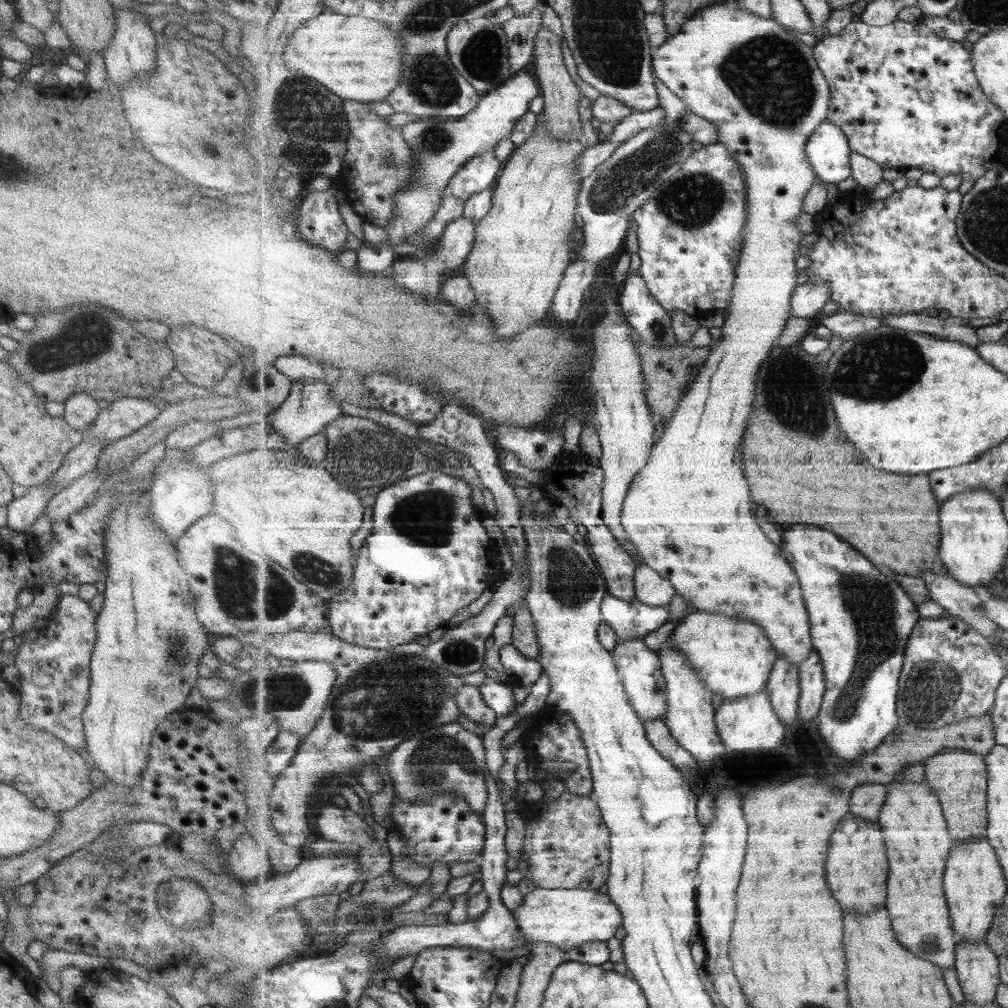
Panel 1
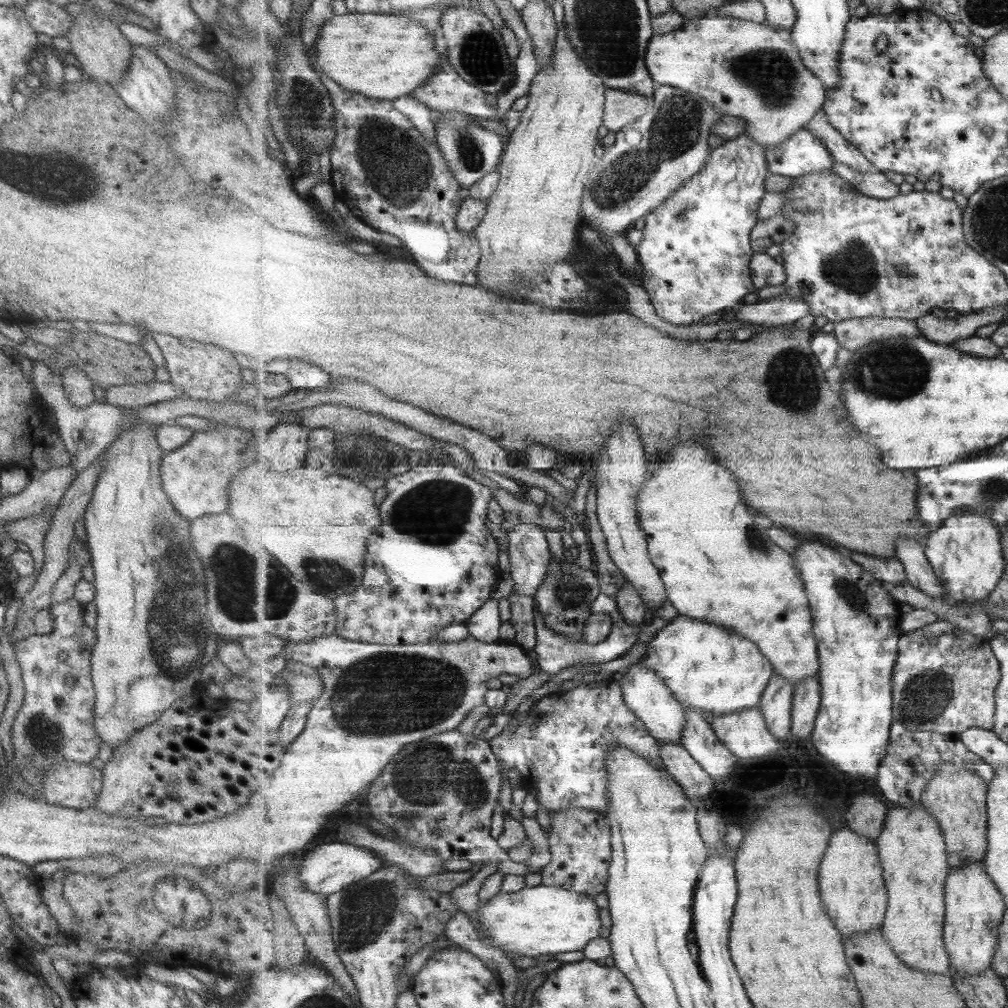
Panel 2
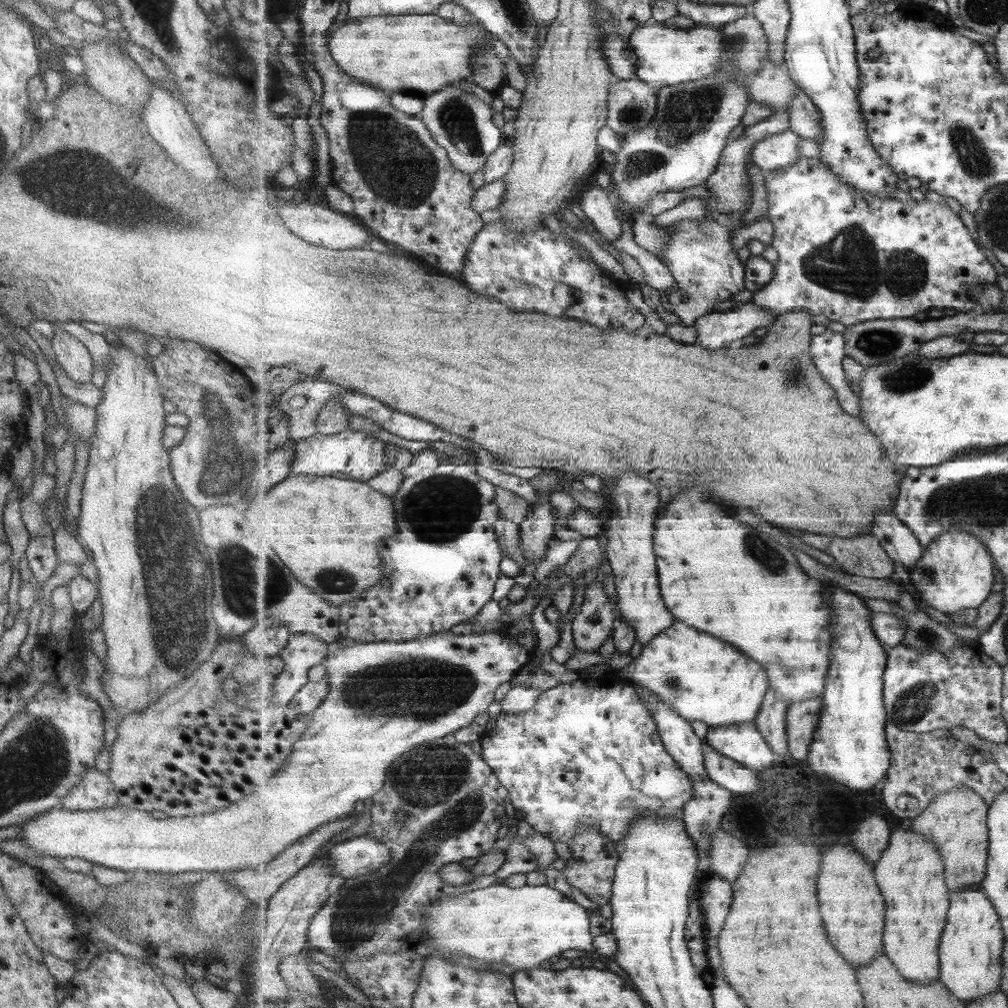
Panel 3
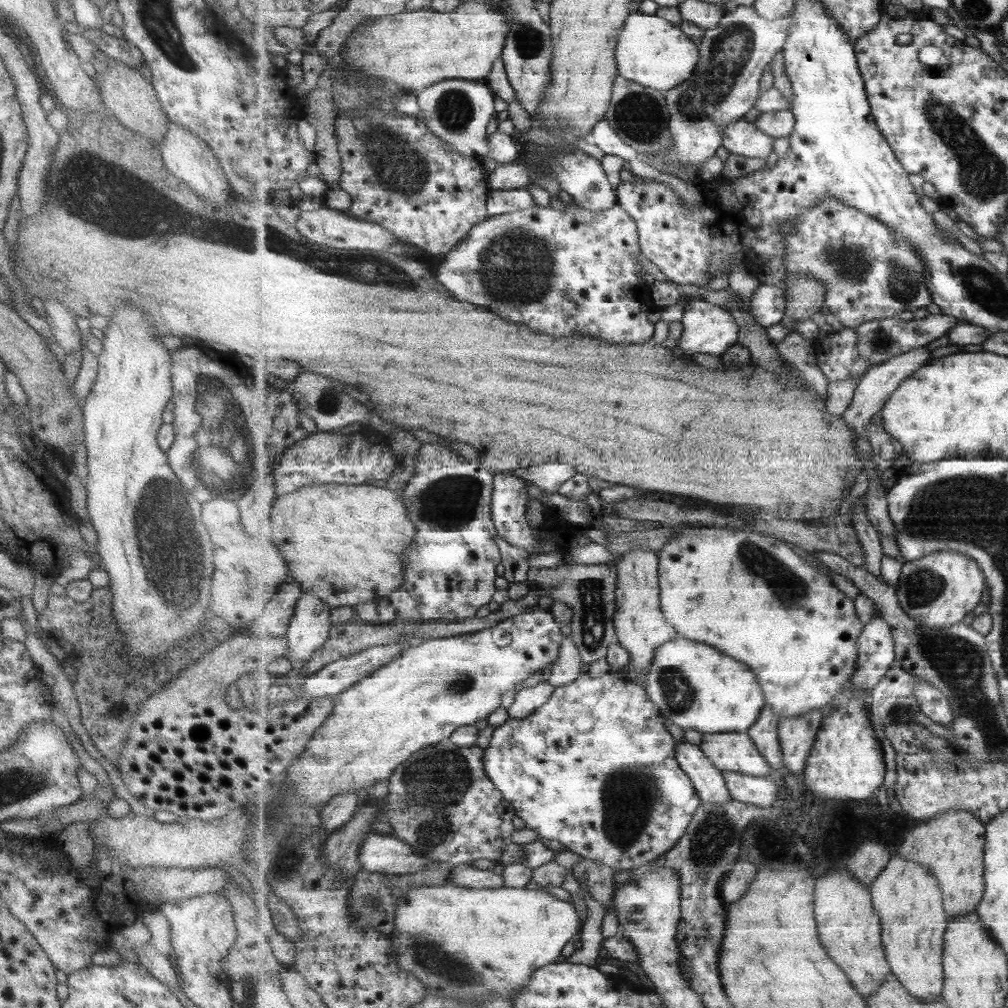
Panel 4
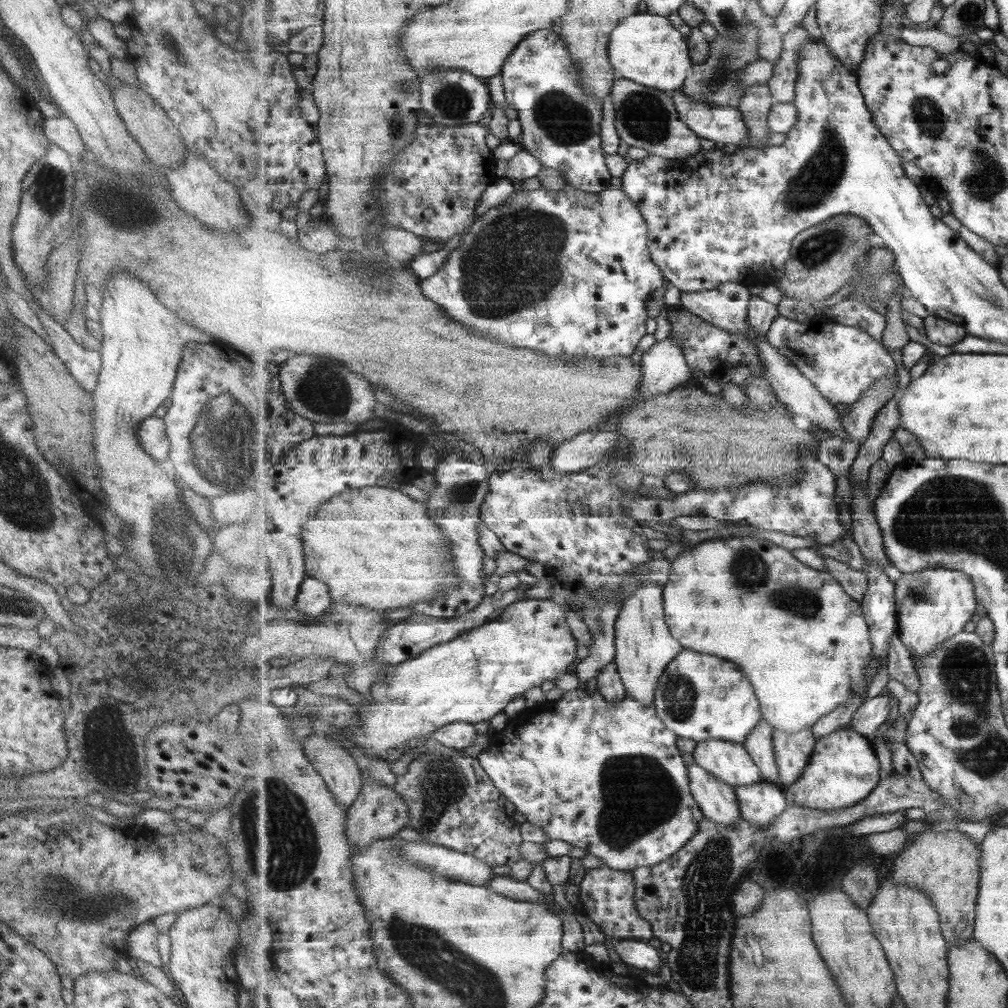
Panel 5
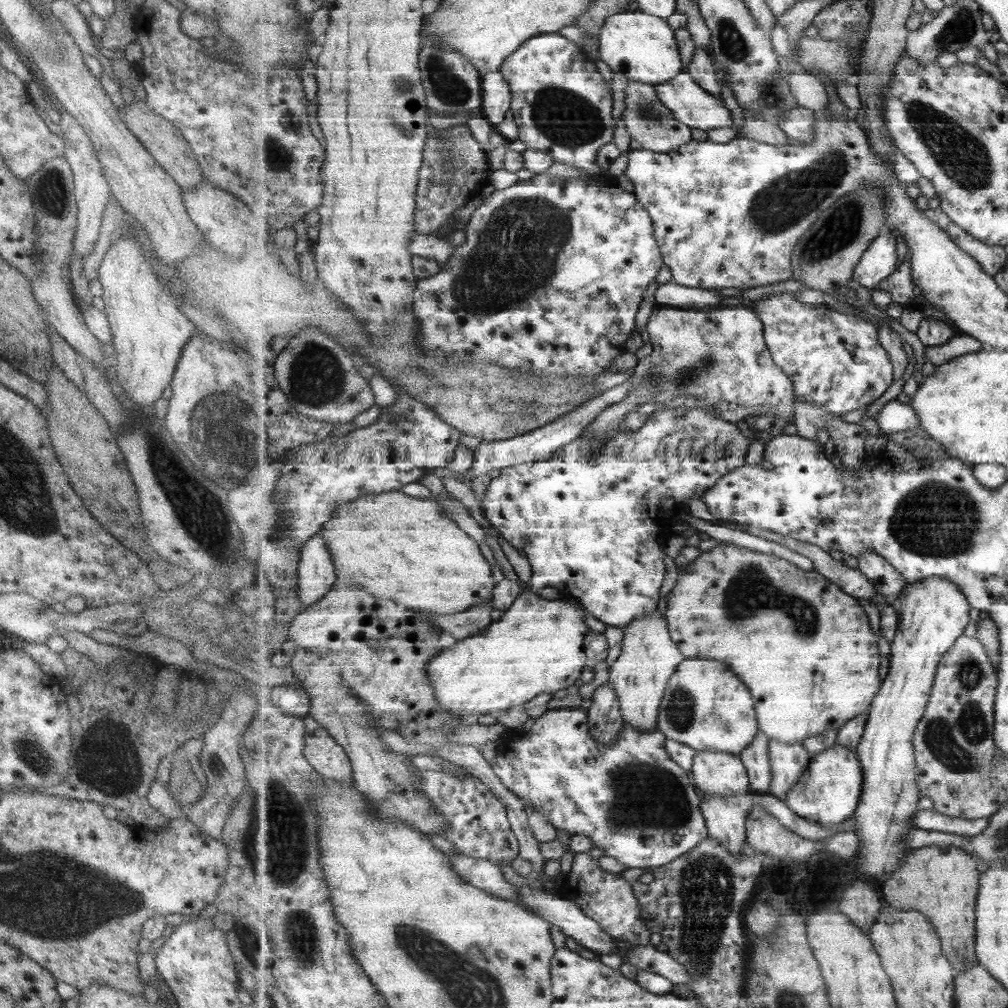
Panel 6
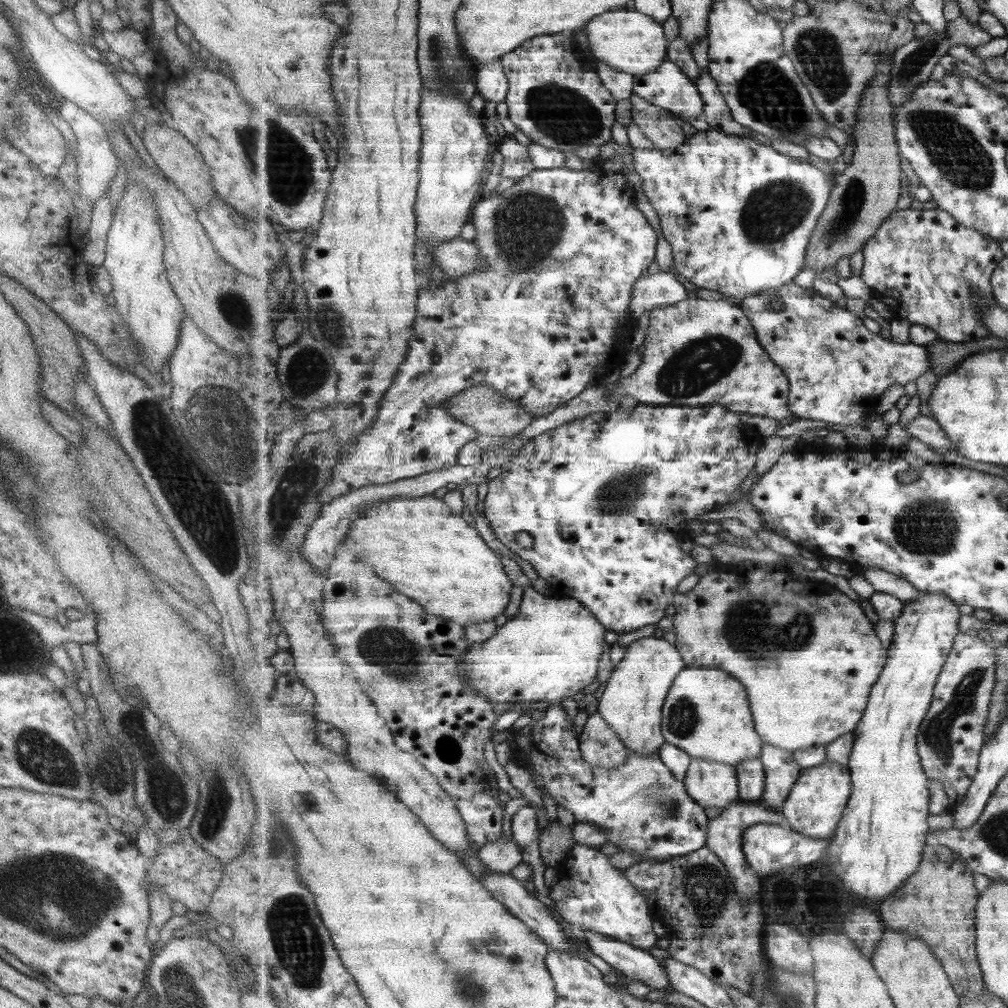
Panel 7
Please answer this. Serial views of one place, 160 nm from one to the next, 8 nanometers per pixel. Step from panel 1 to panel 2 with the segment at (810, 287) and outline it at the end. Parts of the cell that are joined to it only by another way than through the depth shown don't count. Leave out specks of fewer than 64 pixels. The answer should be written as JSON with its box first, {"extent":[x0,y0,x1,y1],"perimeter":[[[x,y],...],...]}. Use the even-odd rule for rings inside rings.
{"extent":[735,295,809,328],"perimeter":[[[781,295],[766,300],[747,300],[739,306],[735,318],[741,322],[770,328],[792,325],[799,318],[809,316],[809,314],[809,305],[804,300]]]}

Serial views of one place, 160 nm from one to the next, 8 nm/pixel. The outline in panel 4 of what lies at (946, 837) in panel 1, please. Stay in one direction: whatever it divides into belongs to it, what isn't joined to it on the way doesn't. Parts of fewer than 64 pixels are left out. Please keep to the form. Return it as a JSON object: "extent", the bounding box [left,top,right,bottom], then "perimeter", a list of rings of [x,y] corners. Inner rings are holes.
{"extent":[870,856,949,1004],"perimeter":[[[894,856],[870,891],[873,906],[881,916],[882,926],[885,926],[882,940],[893,974],[899,976],[901,984],[905,984],[911,996],[917,996],[929,1004],[935,1002],[944,991],[946,981],[943,950],[949,924],[947,914],[943,912],[943,891],[939,881],[926,866]]]}

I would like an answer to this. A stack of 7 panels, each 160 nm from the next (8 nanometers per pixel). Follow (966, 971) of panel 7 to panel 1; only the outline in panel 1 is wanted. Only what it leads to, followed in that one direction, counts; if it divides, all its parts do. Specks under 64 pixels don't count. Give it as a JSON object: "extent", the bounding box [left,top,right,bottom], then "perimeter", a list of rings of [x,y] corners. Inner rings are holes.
{"extent":[926,749,988,846],"perimeter":[[[945,749],[945,751],[926,760],[926,782],[939,797],[955,846],[976,840],[988,831],[988,764],[984,758],[985,755],[971,753],[963,749]]]}

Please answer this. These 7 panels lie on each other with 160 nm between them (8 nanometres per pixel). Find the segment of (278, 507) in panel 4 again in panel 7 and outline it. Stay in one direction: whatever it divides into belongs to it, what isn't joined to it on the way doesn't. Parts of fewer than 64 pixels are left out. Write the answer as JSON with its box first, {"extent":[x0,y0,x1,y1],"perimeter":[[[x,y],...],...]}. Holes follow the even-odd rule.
{"extent":[347,495,513,624],"perimeter":[[[427,495],[421,498],[392,498],[381,504],[374,504],[363,518],[353,522],[351,534],[347,538],[353,542],[359,558],[367,560],[381,572],[383,580],[389,580],[393,588],[405,596],[413,596],[423,608],[437,616],[457,620],[459,624],[479,624],[494,621],[499,614],[504,614],[511,603],[513,582],[505,572],[505,564],[497,552],[481,538],[475,527],[461,516],[453,514],[443,500]]]}

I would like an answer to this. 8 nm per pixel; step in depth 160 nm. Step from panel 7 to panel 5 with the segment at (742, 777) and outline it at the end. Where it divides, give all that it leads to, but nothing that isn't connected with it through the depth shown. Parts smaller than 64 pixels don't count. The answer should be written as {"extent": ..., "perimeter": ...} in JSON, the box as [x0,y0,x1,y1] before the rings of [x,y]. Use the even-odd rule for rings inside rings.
{"extent":[744,718,780,784],"perimeter":[[[763,718],[744,745],[757,768],[761,769],[762,780],[777,784],[780,772],[774,751],[774,732],[773,726]]]}

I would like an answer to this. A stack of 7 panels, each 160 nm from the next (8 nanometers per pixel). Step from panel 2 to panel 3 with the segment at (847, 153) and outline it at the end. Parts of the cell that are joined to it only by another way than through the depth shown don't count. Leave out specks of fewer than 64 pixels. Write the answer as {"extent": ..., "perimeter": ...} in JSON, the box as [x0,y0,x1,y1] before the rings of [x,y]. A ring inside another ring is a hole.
{"extent":[788,90,823,142],"perimeter":[[[799,90],[795,100],[790,103],[788,108],[792,132],[800,138],[810,138],[818,142],[823,136],[823,116],[820,115],[817,105],[809,99],[809,96]]]}

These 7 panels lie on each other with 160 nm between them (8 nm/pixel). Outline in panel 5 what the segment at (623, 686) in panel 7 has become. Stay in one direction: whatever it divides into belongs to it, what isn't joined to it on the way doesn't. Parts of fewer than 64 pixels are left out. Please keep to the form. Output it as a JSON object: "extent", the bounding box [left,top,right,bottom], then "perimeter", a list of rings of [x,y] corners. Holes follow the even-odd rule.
{"extent":[614,581,684,706],"perimeter":[[[653,581],[641,582],[639,588],[622,604],[621,615],[616,624],[614,661],[628,696],[644,706],[654,704],[661,677],[684,649],[680,641],[672,635],[666,621],[663,586]]]}

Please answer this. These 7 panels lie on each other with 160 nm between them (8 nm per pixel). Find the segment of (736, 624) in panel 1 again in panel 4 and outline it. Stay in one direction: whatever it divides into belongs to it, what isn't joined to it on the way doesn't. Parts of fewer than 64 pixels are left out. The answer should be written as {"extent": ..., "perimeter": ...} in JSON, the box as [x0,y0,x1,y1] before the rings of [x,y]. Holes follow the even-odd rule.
{"extent":[645,636,766,735],"perimeter":[[[678,636],[675,640],[664,644],[657,651],[652,671],[645,678],[645,689],[651,700],[657,704],[661,714],[677,724],[683,731],[698,730],[703,735],[725,732],[748,732],[760,719],[766,707],[764,688],[757,679],[756,672],[748,664],[735,660],[722,650]]]}

